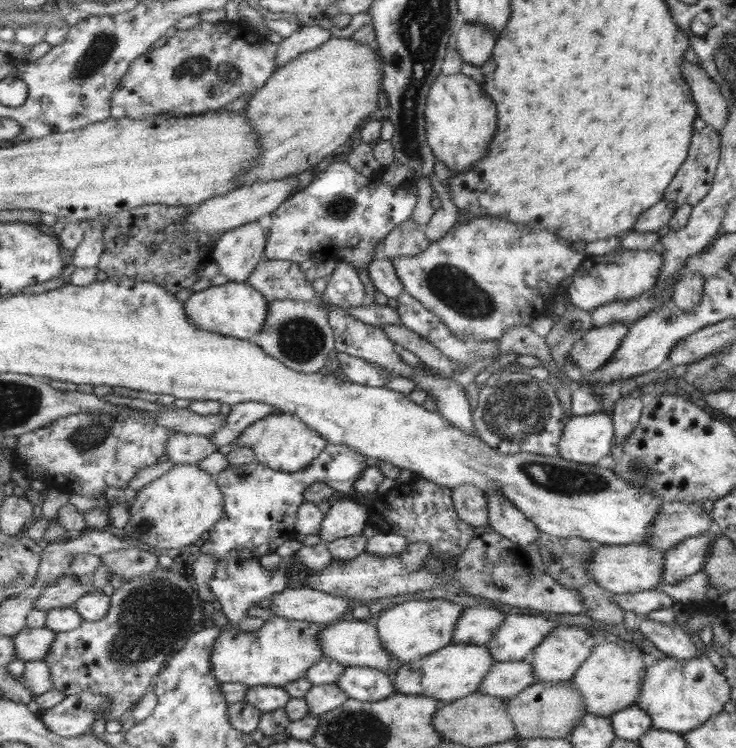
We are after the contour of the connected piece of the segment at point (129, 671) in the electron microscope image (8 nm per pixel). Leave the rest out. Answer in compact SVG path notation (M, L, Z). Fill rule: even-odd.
M159 567L153 574L145 574L133 578L112 594L111 611L98 621L84 620L77 630L57 633L57 640L51 646L51 654L43 661L51 667L51 675L55 686L67 696L81 691L91 690L95 694L103 693L111 697L113 710L107 712L106 720L119 720L128 715L129 711L141 700L146 692L152 689L159 673L165 664L171 660L182 648L185 642L201 628L199 622L203 618L203 606L197 590L193 584L181 576L164 567Z

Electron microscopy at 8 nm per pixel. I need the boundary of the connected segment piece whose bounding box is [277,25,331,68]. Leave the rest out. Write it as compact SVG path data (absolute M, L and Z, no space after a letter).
M321 26L295 27L291 35L279 43L281 48L277 58L277 68L284 67L299 55L321 46L329 39L331 39L331 32Z

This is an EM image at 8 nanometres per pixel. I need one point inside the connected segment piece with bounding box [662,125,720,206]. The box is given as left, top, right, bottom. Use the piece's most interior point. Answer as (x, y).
(693, 178)

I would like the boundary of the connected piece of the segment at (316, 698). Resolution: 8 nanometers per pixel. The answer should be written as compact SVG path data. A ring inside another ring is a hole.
M339 683L331 684L314 684L305 694L305 701L309 706L309 714L319 716L330 710L335 710L343 706L349 700L349 695L341 689Z

